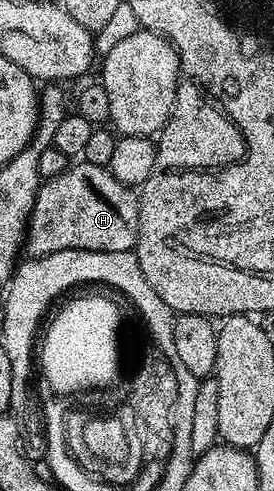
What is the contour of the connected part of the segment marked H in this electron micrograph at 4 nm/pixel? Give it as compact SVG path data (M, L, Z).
M76 162L67 172L47 177L41 183L34 210L28 219L26 248L33 257L49 256L58 250L102 250L130 252L138 234L137 193L114 178L107 168Z

